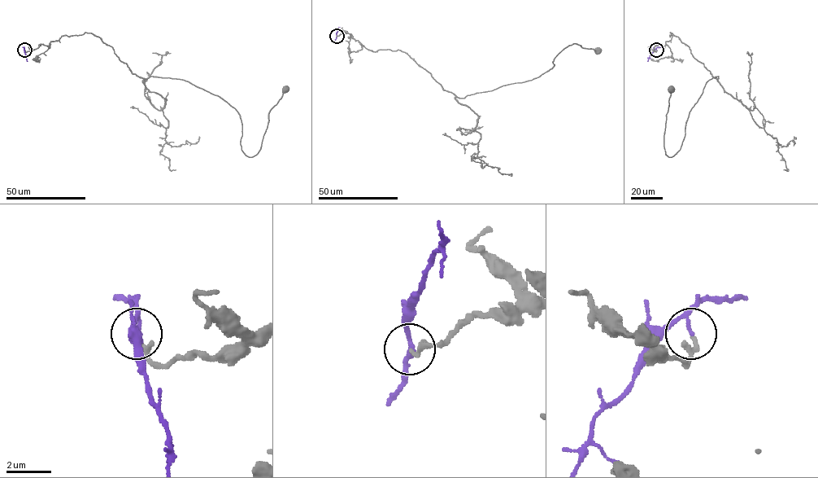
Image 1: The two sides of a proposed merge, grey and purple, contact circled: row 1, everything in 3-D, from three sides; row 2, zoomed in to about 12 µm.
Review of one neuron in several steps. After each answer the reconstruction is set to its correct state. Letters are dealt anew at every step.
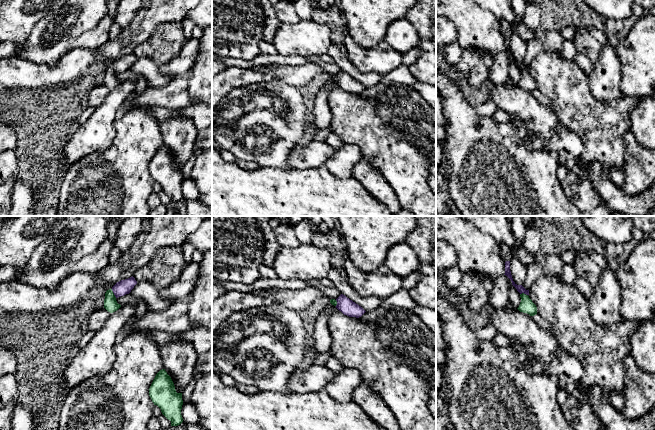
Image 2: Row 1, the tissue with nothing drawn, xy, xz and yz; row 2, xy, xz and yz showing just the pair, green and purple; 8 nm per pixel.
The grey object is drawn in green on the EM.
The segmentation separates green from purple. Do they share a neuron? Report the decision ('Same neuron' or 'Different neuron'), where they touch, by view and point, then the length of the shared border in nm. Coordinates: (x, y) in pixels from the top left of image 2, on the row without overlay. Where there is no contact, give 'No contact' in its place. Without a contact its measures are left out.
Different neuron. Touches green at xy (113, 69). Shared border 80 nm

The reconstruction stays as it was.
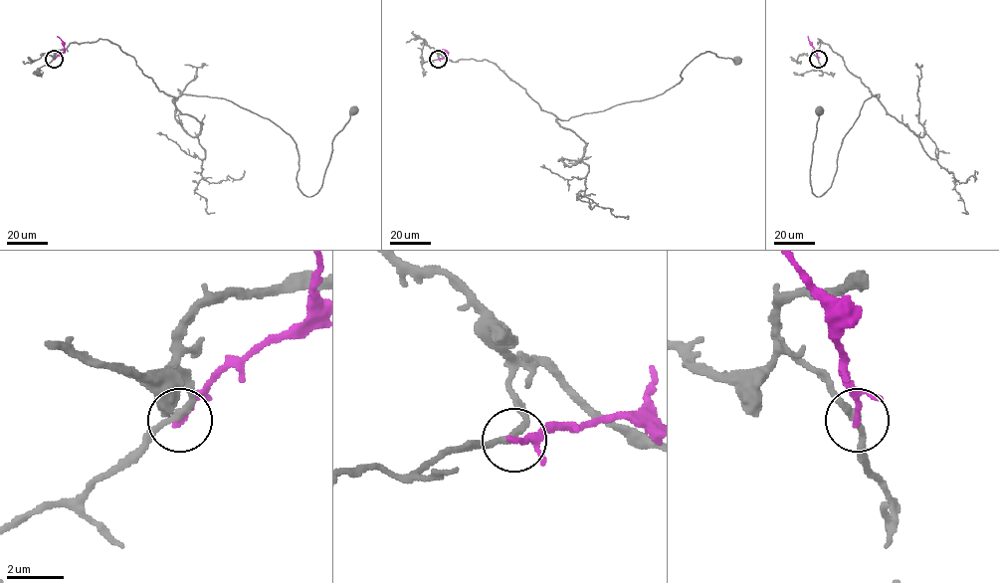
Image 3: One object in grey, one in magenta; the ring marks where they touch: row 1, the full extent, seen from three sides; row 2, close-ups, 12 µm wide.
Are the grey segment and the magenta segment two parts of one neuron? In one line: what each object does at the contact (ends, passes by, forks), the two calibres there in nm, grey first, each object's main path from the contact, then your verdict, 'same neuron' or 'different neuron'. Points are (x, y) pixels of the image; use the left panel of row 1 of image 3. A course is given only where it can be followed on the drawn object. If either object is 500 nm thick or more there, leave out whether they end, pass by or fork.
grey passes by | magenta ends | 240/240 nm | grey via (54, 59), (71, 43), (109, 41), (158, 90), (269, 119), (296, 143), (308, 196), (353, 110) | magenta via (54, 59), (64, 48), (64, 42), (57, 36) | different neuron

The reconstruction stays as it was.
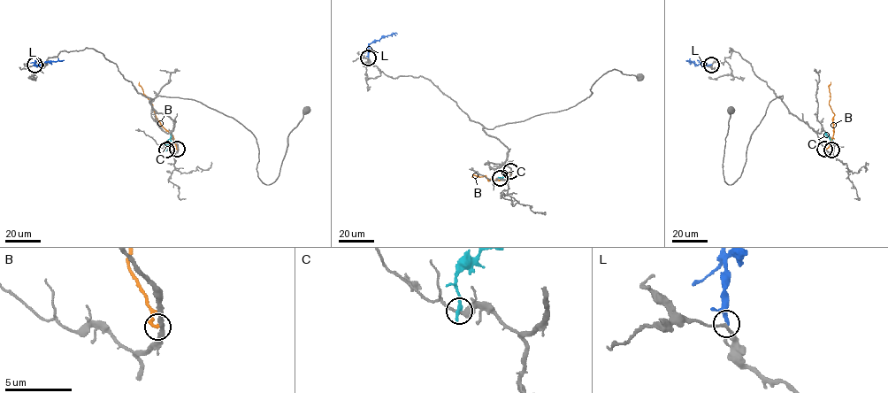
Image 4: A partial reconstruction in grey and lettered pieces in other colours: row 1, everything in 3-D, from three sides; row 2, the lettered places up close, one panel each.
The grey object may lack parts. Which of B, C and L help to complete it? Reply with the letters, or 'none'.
L

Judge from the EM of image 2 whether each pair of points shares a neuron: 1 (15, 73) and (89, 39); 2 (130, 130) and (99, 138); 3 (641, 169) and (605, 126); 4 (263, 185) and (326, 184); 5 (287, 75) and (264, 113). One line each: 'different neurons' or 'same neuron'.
1: different neurons
2: different neurons
3: different neurons
4: same neuron
5: different neurons

